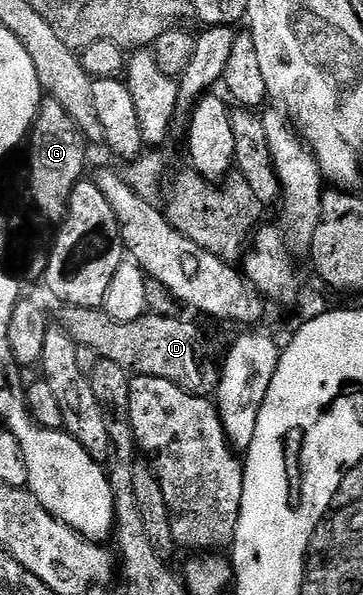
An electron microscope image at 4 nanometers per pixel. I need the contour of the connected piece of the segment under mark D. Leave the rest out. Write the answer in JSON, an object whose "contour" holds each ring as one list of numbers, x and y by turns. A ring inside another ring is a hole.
{"contour":[[64,306,62,310,57,319,58,326,76,344,97,349,100,359,115,361,132,376,161,377,165,381,173,381,173,385,185,389,191,395,211,397,218,392,221,367,218,362,211,360,207,352,207,339,199,332,197,324,175,319,174,314,146,313,137,320,122,323,97,307]]}

